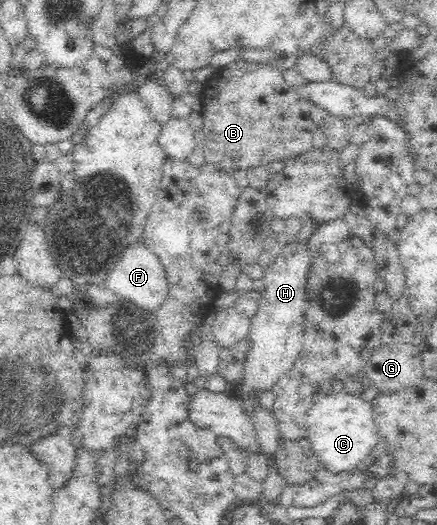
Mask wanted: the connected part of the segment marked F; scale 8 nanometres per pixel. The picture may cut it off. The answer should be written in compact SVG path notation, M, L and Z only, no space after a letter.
M143 241L133 243L124 250L120 260L114 265L114 269L106 278L106 287L113 293L121 295L125 302L135 303L138 307L144 307L148 311L158 311L164 300L168 297L169 285L166 278L166 270L161 259L152 253Z

